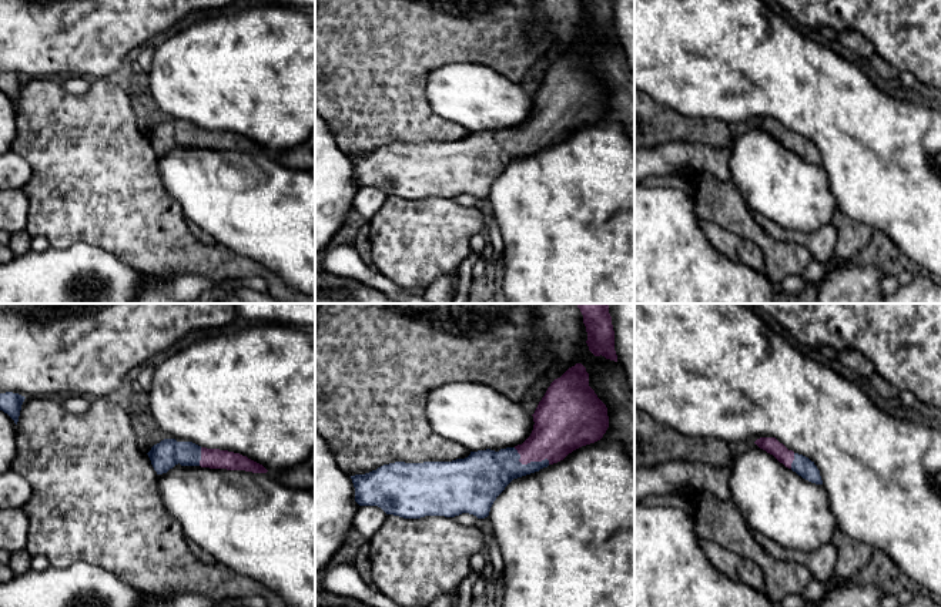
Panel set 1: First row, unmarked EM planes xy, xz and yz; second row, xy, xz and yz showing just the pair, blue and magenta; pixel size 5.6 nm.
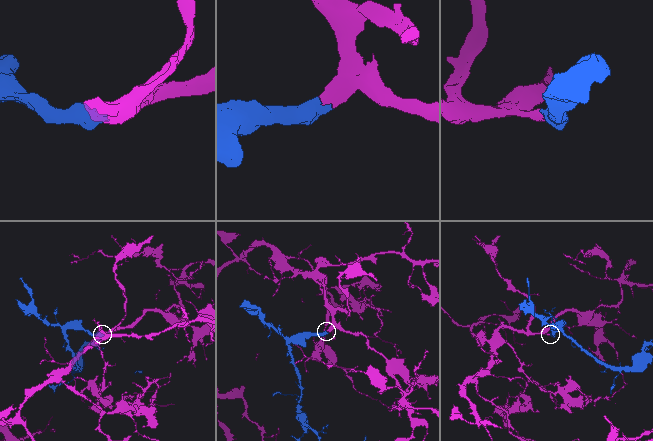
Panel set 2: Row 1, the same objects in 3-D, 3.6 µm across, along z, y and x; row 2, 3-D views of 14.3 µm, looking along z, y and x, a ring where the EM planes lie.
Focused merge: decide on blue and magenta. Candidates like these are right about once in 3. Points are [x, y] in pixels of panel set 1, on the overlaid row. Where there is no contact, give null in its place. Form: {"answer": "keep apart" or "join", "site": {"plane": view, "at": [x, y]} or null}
{"answer": "join", "site": {"plane": "xz", "at": [529, 463]}}

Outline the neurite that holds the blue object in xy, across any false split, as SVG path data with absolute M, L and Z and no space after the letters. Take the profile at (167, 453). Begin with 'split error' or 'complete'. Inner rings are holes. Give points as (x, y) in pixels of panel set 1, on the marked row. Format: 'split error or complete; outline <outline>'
split error; outline M164 439L154 445L147 453L157 474L167 473L175 465L201 466L210 469L245 470L252 473L267 473L268 470L240 453L207 449L192 442L177 442Z

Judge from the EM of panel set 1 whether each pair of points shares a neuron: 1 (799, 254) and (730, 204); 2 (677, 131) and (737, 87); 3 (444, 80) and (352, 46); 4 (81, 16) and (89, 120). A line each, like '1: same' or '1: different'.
1: same
2: different
3: different
4: different

